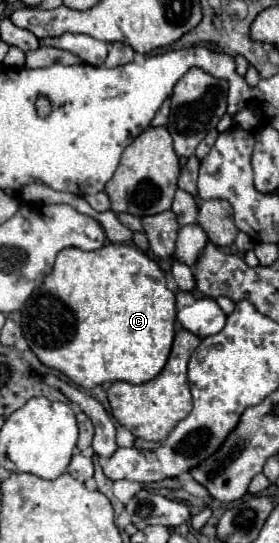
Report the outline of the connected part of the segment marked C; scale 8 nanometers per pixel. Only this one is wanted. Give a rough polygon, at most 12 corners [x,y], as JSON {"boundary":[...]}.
{"boundary":[[133,244],[63,248],[21,308],[91,390],[165,366],[175,294]]}

